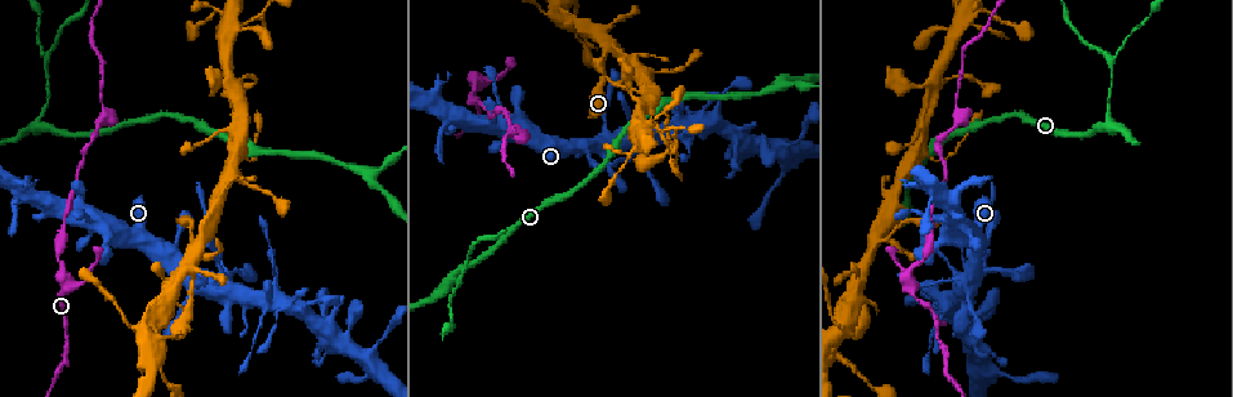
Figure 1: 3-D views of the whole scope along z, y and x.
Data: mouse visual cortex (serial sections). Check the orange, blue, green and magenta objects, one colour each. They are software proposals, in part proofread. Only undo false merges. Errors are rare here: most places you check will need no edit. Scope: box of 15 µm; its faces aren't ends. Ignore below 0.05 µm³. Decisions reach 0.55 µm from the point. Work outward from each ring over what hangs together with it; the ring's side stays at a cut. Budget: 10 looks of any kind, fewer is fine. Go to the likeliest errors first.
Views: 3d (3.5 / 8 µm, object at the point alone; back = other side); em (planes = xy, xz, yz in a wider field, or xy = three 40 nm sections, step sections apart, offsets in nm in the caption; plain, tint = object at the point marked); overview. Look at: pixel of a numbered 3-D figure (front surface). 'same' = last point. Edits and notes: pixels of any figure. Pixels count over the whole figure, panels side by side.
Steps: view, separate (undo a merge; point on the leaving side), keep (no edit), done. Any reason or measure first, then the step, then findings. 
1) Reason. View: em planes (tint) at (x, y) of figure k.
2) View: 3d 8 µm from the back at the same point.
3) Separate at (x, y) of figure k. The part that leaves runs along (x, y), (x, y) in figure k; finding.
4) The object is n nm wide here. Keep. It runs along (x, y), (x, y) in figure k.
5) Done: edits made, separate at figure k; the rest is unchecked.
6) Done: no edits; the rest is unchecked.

Three-way junction. View: 3d 3.5 µm at (1110, 123) of figure 1.

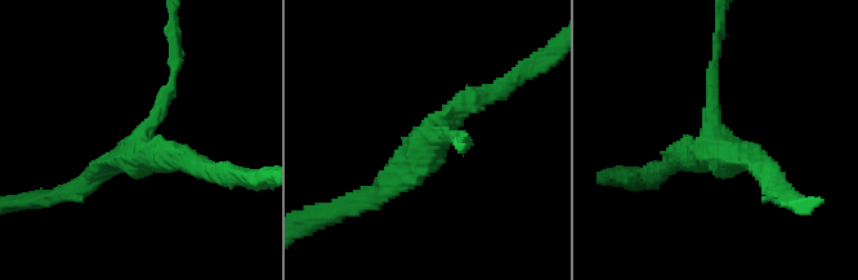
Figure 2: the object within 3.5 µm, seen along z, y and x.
3 arms meet here; the arms are 150, 250, 300 nm wide; need the tissue. View: em xy step 1 (tint) at (430, 134) of figure 2.

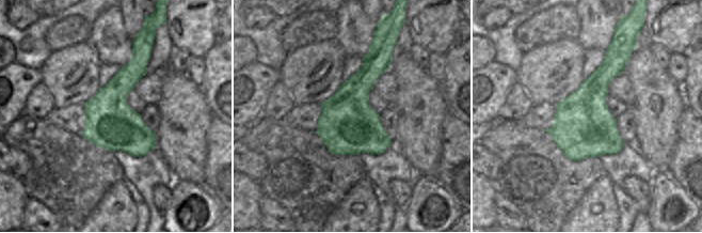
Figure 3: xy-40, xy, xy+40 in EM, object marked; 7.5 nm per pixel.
View: em xy step 5 (tint) at the same point.

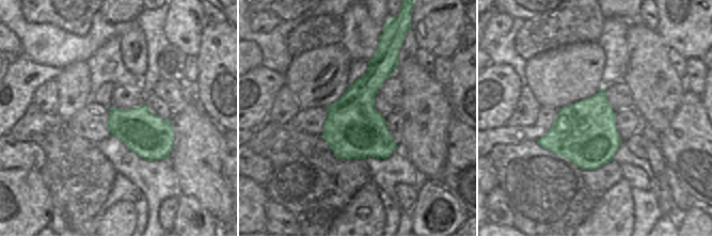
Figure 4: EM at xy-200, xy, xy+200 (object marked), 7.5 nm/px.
Keep. It runs along (665, 169), (714, 142), (714, 70) in figure 2; one cell here.

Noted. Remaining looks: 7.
Sudden change in width. View: 3d 3.5 µm at (674, 128) of figure 1.

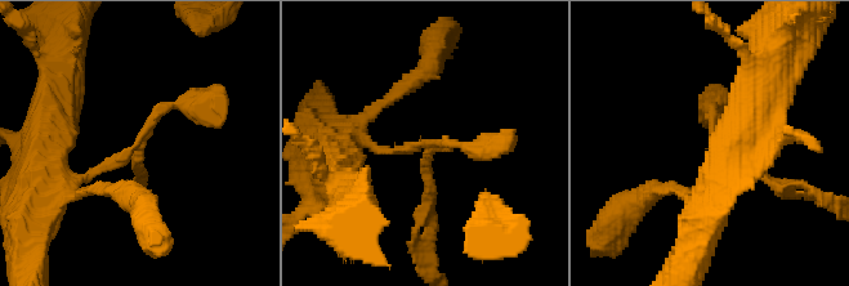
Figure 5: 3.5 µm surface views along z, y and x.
View: em xy step 1 (tint) at (137, 140) of figure 5.

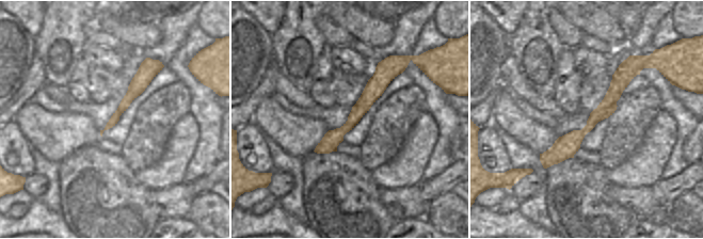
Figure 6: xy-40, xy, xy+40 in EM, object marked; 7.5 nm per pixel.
The object is 140 nm wide here. Keep. It runs along (632, 64), (609, 104), (545, 164) in figure 6; all the same cell.

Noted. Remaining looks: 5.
View: 3d 3.5 µm at (1109, 59) of figure 1.

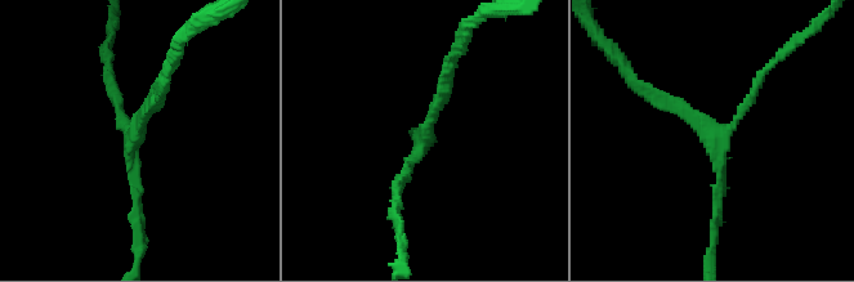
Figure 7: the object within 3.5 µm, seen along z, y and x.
View: em xy step 1 (tint) at (132, 133) of figure 7.

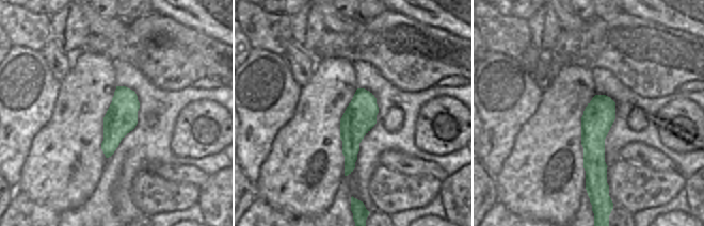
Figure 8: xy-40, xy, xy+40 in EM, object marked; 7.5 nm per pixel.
The arms are 100, 150, 200 nm wide. Keep. It runs along (603, 97), (595, 123), (598, 182) in figure 8; continuous, no second cell.

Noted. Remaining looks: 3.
Sharp bend. View: 3d 3.5 µm at (509, 130) of figure 1.

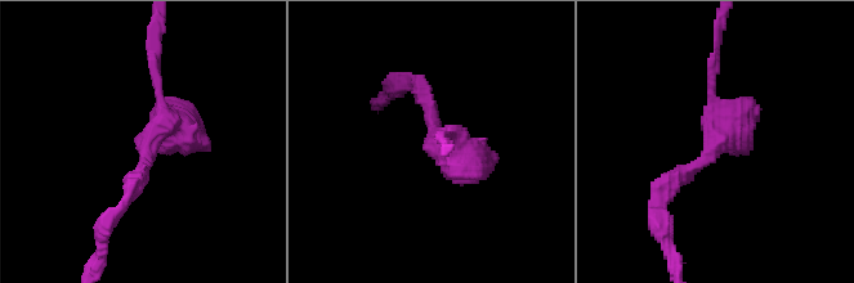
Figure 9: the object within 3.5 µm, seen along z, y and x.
Now the EM. View: em planes (tint) at (713, 138) of figure 9.

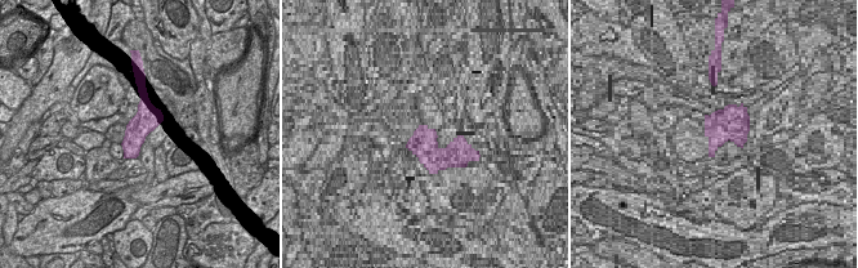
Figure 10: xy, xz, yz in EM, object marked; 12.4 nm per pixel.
Keep. It runs along (662, 200), (715, 144), (715, 58) in figure 9; all the same cell.

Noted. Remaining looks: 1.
Done: no edits; the rest is unchecked.

